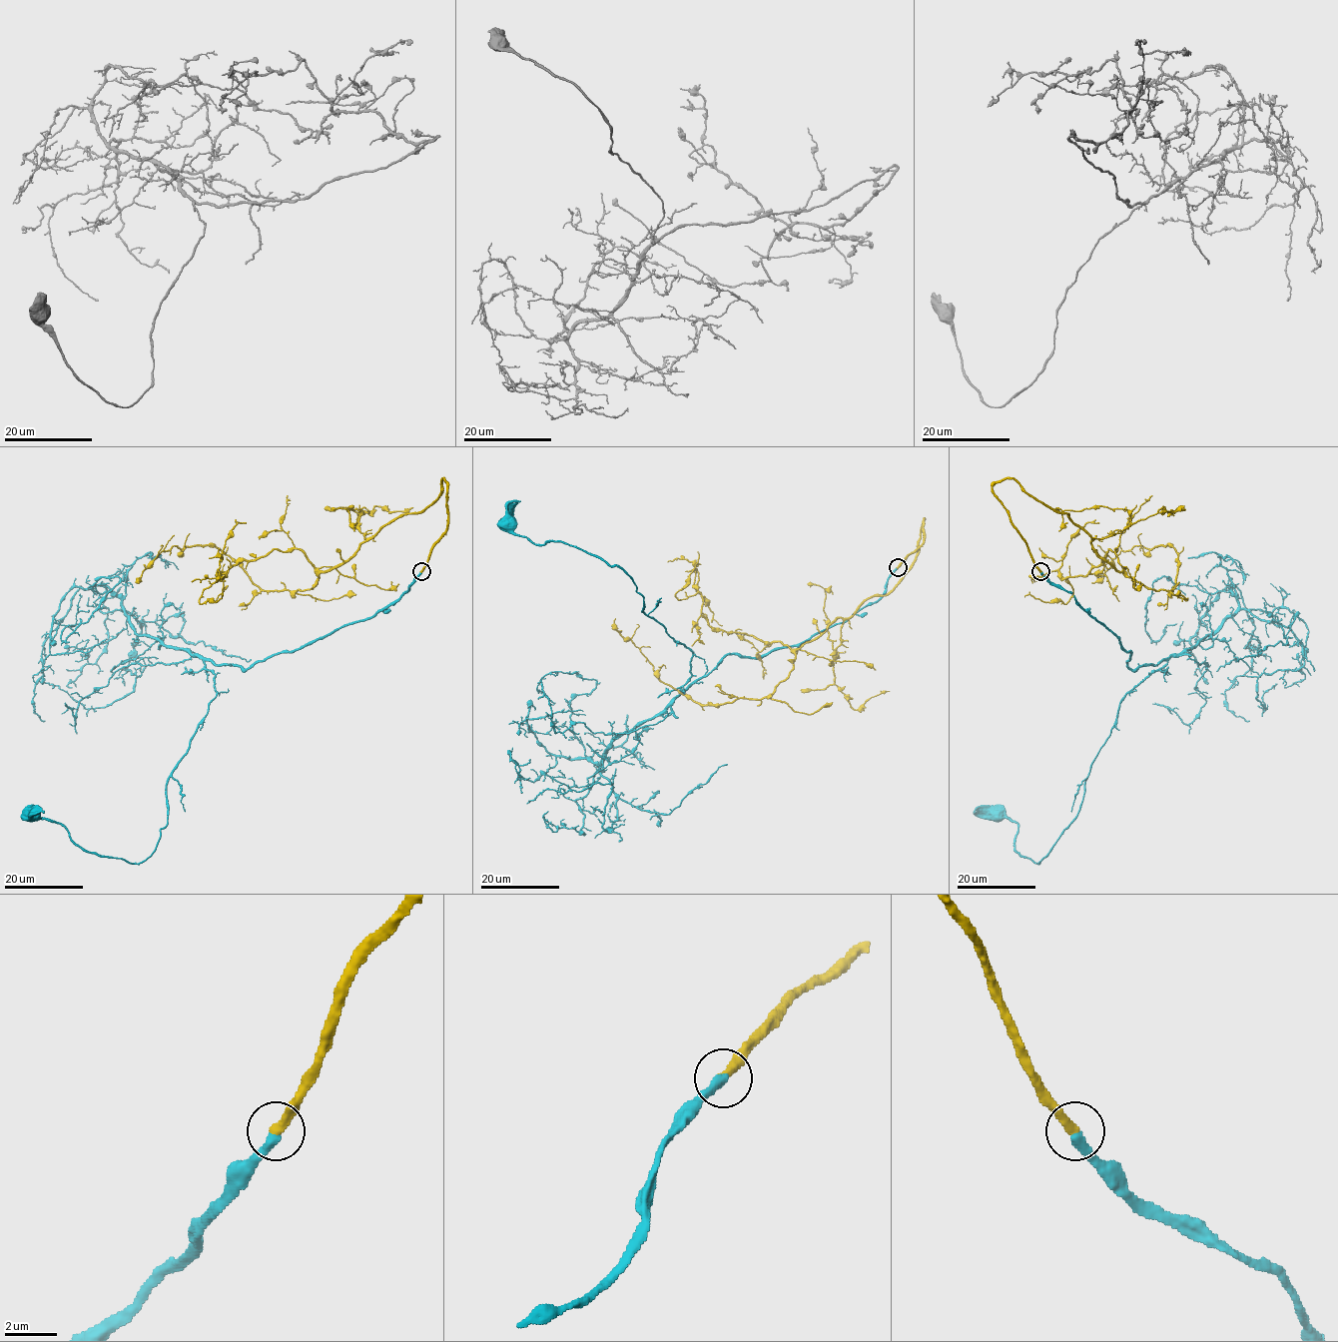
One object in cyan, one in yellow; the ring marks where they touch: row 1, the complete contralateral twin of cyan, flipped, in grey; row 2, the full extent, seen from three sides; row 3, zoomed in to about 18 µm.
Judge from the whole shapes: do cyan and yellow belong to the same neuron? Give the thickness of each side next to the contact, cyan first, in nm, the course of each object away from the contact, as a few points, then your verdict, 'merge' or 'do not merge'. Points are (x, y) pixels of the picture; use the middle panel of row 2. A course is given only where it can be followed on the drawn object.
400/380 nm | cyan via (898, 568), (844, 621), (758, 657), (728, 654), (681, 694), (693, 653), (642, 611), (625, 573), (506, 526) | yellow via (898, 568), (923, 543), (924, 518), (904, 578), (807, 641), (759, 700), (699, 704), (661, 681), (615, 618) | merge

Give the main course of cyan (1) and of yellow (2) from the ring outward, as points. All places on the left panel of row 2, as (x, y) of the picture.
1: (421, 571), (367, 619), (246, 669), (205, 661), (217, 694), (139, 864), (84, 850), (30, 815)
2: (421, 571), (446, 528), (443, 478), (312, 588), (261, 590), (206, 545), (163, 550), (139, 582)

